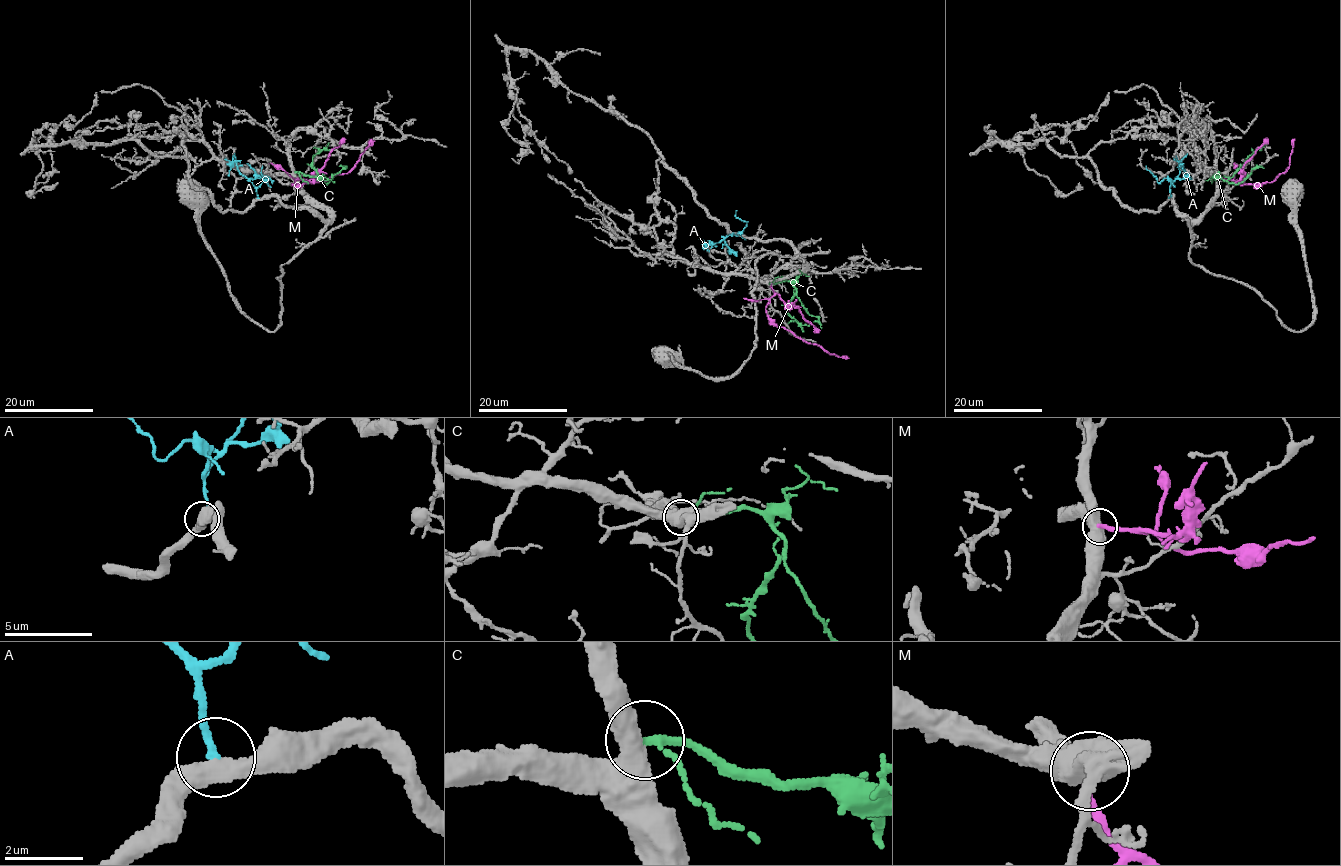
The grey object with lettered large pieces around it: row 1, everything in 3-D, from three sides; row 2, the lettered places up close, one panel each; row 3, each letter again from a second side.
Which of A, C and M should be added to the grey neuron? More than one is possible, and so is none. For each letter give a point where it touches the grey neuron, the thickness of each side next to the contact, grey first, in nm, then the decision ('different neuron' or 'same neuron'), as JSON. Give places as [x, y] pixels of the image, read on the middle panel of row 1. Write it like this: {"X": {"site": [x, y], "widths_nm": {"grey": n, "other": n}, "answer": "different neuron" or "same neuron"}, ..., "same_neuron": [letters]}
{"A": {"site": [732, 233], "widths_nm": {"grey": 440, "other": 200}, "answer": "different neuron"}, "C": {"site": [770, 283], "widths_nm": {"grey": 480, "other": 170}, "answer": "same neuron"}, "M": {"site": [771, 284], "widths_nm": {"grey": 600, "other": 260}, "answer": "different neuron"}, "same_neuron": ["C"]}

